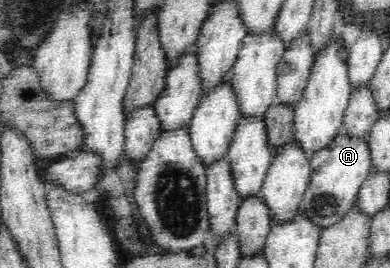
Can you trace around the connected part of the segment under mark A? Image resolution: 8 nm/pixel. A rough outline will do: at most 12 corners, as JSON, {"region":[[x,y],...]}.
{"region":[[338,130],[312,154],[301,208],[321,228],[373,170],[368,134]]}

